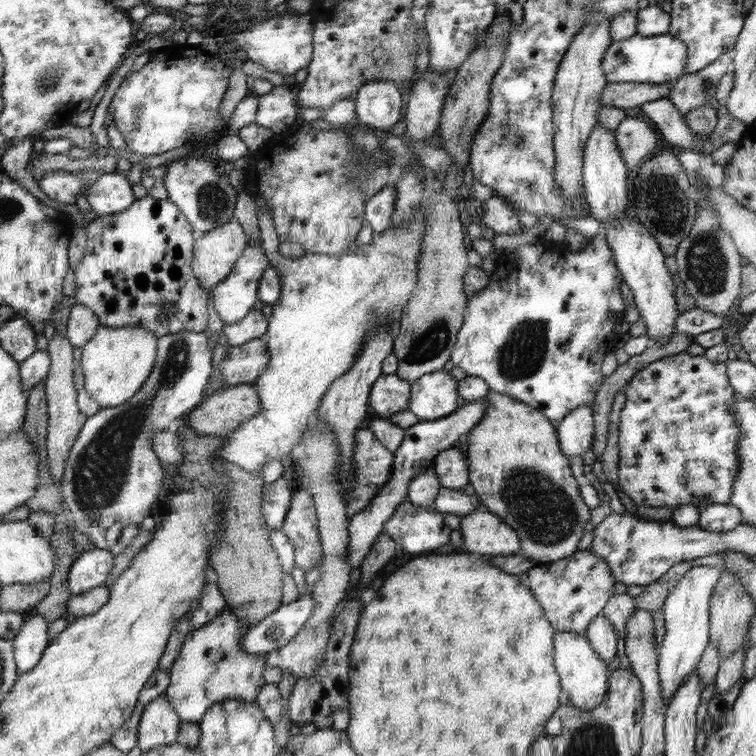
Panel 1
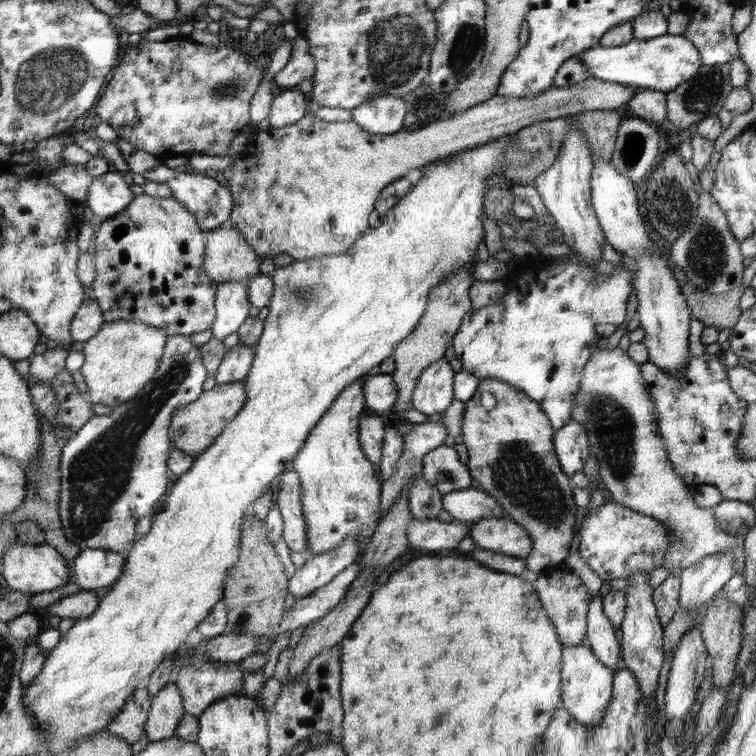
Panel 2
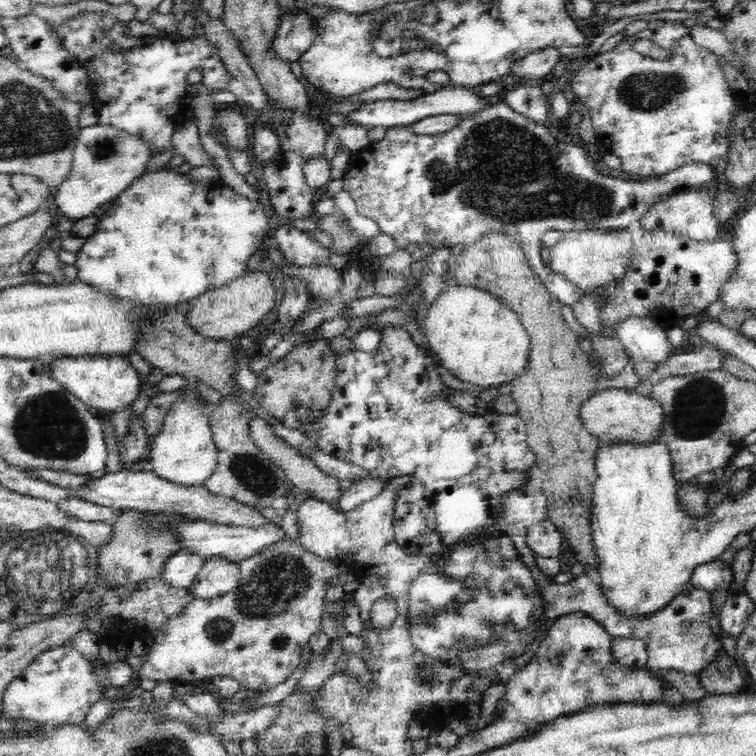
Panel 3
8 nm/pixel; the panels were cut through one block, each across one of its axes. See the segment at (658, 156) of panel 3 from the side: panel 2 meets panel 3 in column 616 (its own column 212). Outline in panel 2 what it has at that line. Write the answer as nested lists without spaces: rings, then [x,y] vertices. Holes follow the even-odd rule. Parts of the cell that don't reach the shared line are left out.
[[[143,35],[135,47],[124,52],[124,58],[120,60],[120,66],[116,66],[93,116],[97,121],[110,124],[120,139],[154,155],[162,163],[167,158],[181,155],[232,155],[231,143],[250,122],[250,101],[267,73],[260,67],[256,58],[244,56],[234,47],[222,43],[208,46],[197,43],[190,36],[153,42]]]

